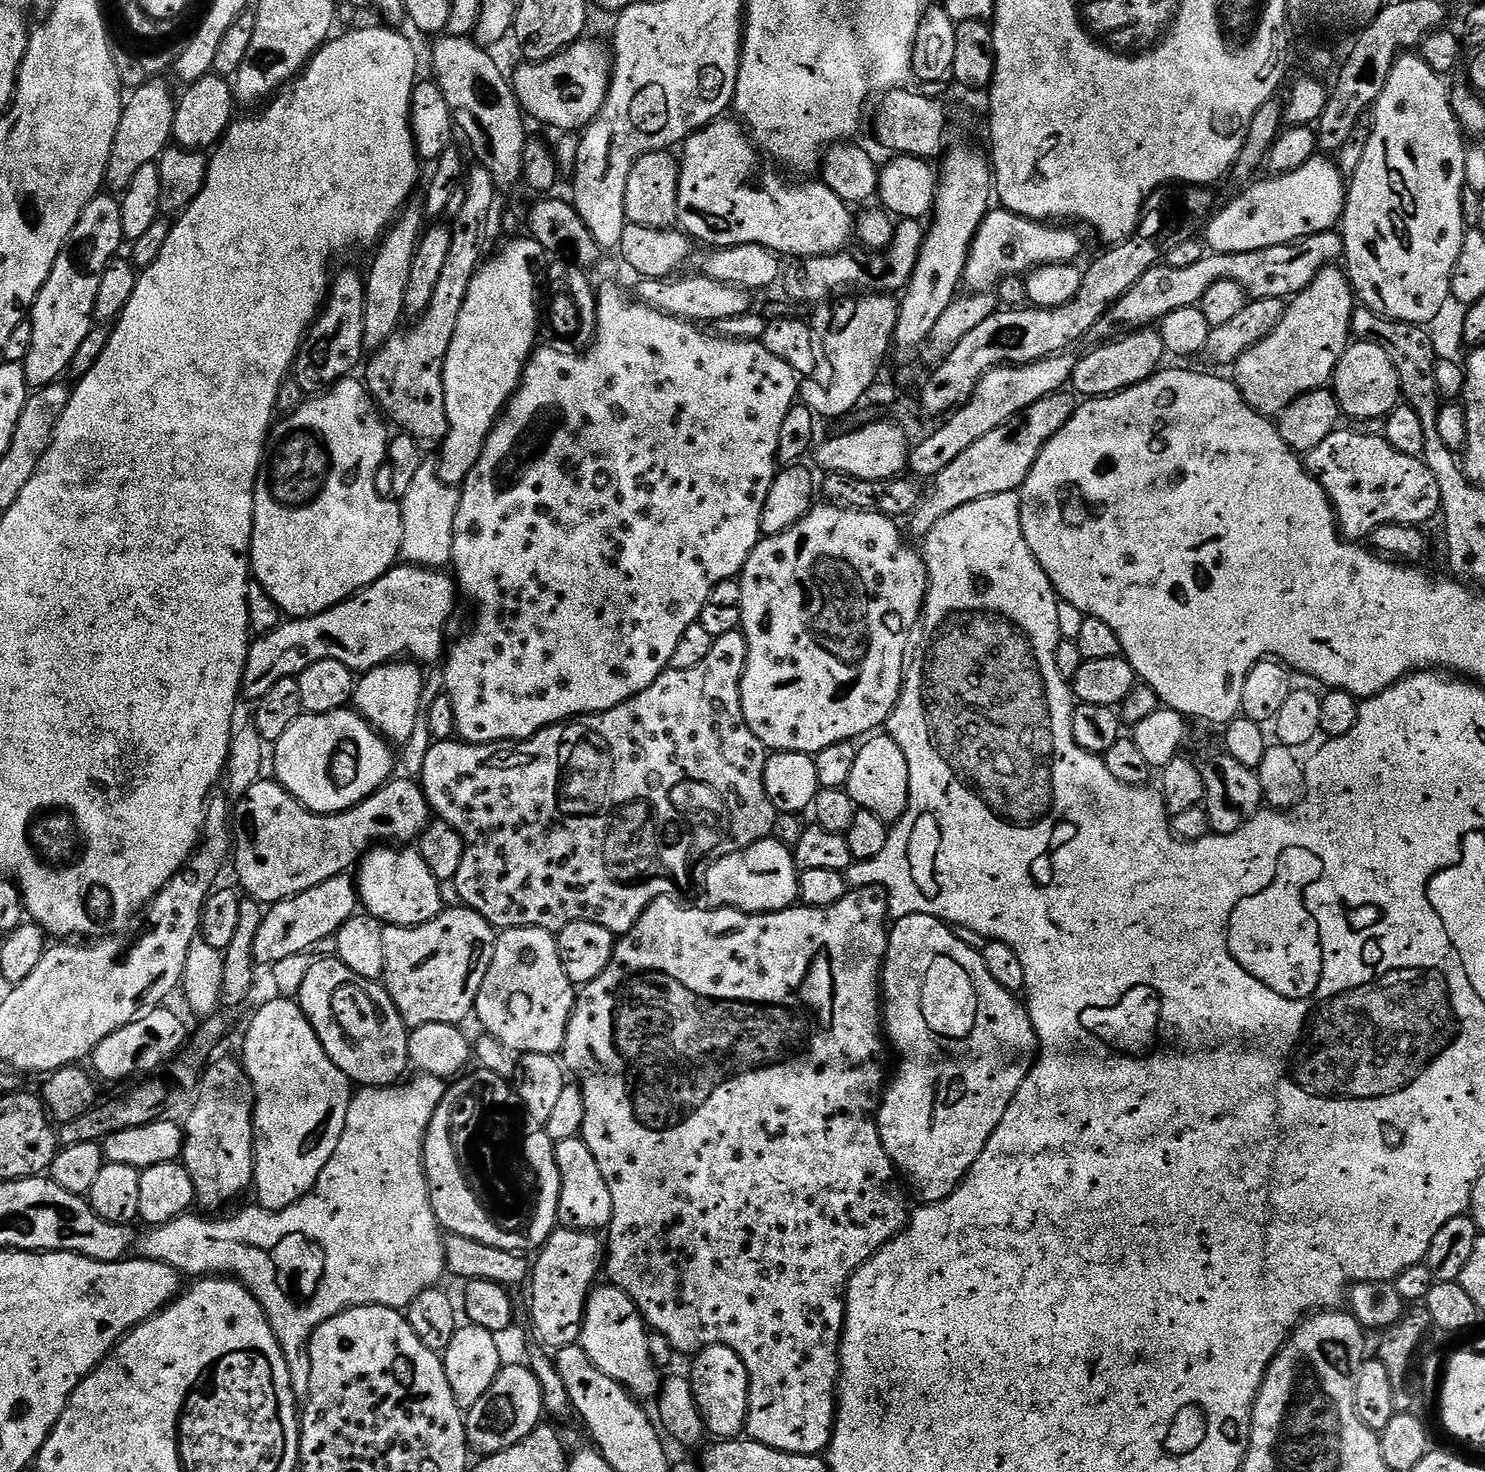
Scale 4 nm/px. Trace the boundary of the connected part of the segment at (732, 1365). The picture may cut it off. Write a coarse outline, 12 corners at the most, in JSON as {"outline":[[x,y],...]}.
{"outline":[[734,1350],[695,1353],[690,1379],[705,1429],[739,1437],[748,1371]]}

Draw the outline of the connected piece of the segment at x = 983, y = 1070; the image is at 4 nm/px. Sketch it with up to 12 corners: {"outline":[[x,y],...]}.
{"outline":[[896,920],[876,1125],[924,1204],[1038,1059],[1027,1007],[944,921]]}

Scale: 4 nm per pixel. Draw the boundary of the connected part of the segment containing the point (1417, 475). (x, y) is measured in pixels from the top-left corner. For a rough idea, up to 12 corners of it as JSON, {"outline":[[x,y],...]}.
{"outline":[[1337,430],[1306,467],[1341,536],[1437,519],[1419,456]]}

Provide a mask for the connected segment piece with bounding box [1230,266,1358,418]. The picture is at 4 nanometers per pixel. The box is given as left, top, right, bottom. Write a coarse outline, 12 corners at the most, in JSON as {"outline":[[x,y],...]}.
{"outline":[[1340,266],[1287,301],[1237,358],[1244,401],[1276,418],[1325,387],[1358,300]]}

